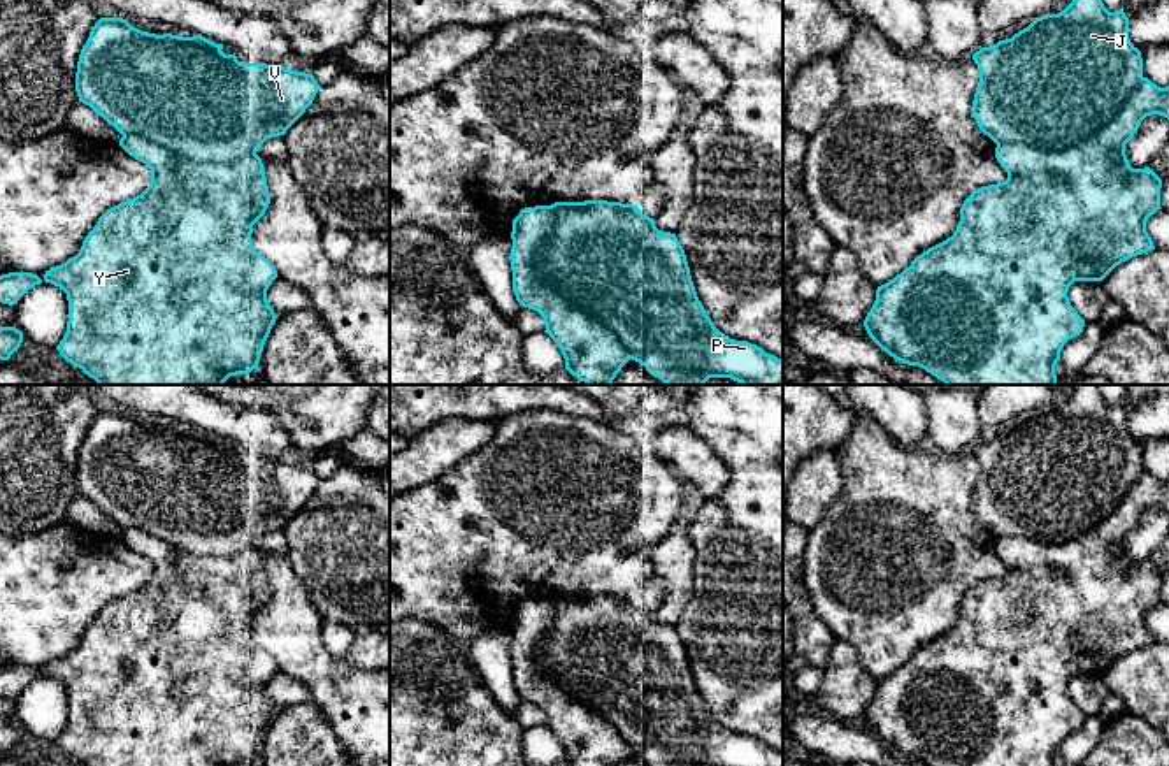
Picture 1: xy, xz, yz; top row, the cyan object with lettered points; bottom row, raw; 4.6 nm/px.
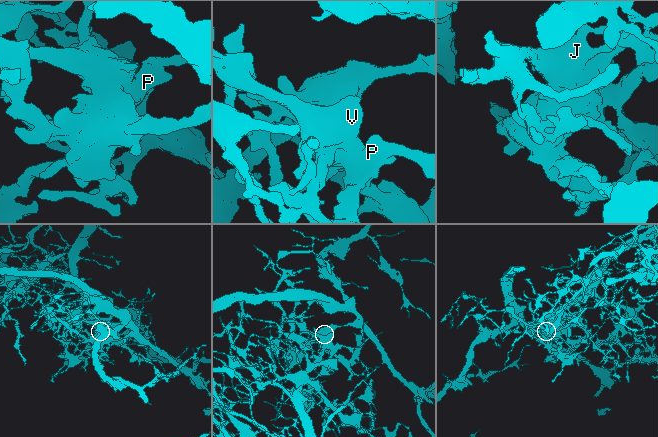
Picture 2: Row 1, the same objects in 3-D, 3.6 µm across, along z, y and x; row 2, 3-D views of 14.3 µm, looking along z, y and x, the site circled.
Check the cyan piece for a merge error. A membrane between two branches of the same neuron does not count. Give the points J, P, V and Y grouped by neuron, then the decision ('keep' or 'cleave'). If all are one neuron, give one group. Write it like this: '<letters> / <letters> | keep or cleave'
J P V / Y | cleave

